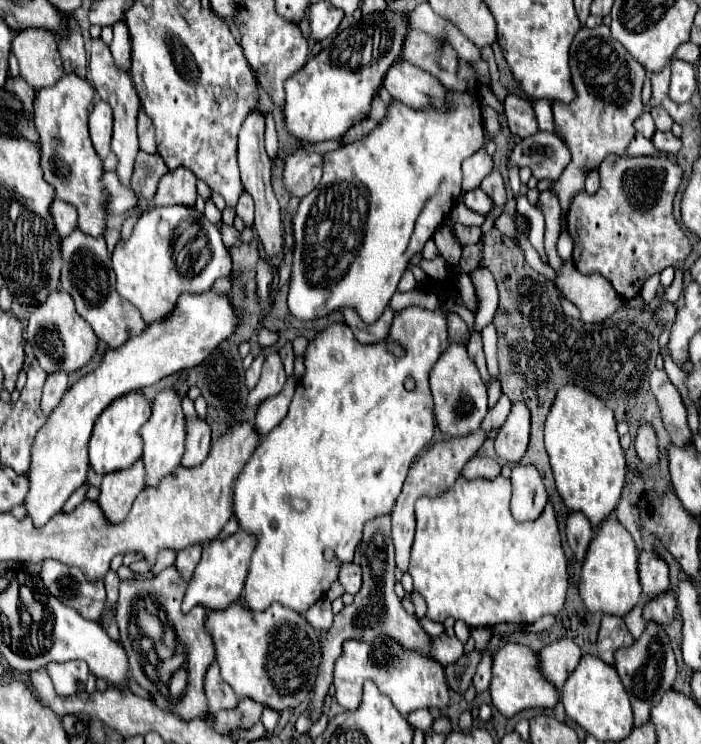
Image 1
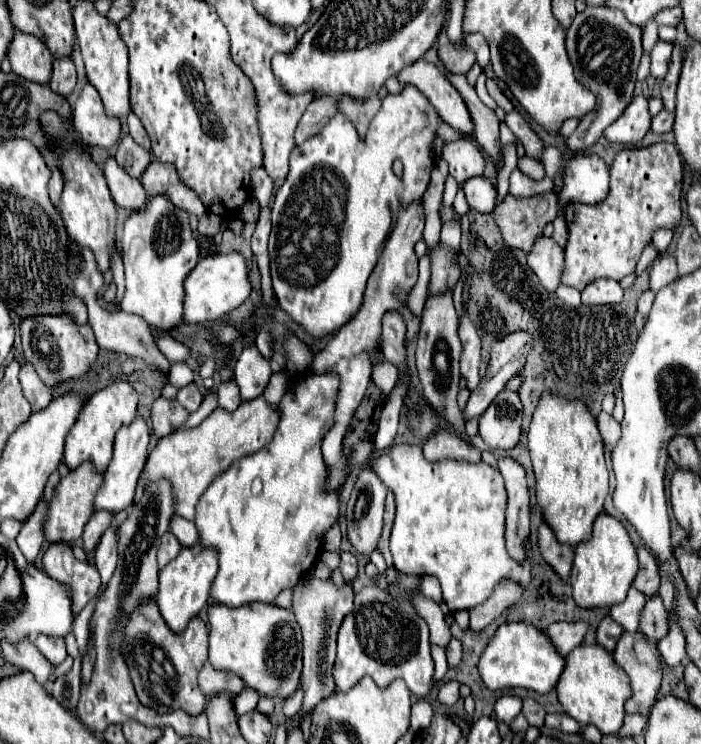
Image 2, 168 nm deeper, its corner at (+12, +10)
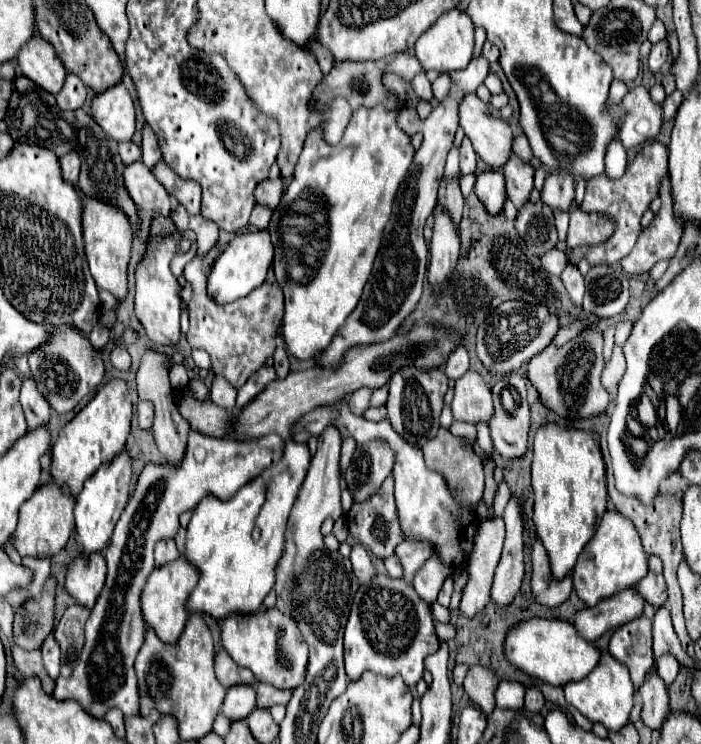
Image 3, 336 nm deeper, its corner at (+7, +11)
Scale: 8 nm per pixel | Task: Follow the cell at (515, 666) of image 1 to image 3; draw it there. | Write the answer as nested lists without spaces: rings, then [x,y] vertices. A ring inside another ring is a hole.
[[[531,618],[511,626],[503,640],[503,654],[511,668],[551,686],[581,680],[589,676],[599,662],[599,650],[591,642],[583,640],[569,622],[545,618]]]

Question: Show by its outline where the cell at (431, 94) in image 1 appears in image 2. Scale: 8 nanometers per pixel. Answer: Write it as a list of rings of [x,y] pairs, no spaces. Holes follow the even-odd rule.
[[[420,57],[398,73],[398,81],[418,87],[422,95],[434,105],[440,119],[456,129],[462,139],[472,137],[474,125],[464,99],[434,63]]]

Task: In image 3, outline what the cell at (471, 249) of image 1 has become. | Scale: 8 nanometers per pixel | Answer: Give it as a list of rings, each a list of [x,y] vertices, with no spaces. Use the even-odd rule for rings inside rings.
[[[467,372],[455,382],[455,398],[451,402],[455,420],[465,420],[471,424],[489,422],[493,414],[493,402],[489,386],[477,372]]]

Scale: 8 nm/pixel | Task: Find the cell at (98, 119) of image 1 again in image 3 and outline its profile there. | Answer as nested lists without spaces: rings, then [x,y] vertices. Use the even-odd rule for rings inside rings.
[[[121,82],[95,94],[91,100],[91,116],[117,142],[131,140],[135,132],[133,100]]]

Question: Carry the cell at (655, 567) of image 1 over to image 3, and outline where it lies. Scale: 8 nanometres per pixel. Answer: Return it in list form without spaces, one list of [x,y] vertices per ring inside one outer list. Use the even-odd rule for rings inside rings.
[[[649,556],[649,572],[637,584],[637,590],[655,608],[665,604],[665,600],[667,600],[667,586],[665,586],[663,564],[661,564],[661,558],[659,556]]]

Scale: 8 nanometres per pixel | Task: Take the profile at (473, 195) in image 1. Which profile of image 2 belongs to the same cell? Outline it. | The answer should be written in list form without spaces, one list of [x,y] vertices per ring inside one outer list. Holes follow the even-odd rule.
[[[472,177],[462,185],[468,205],[480,213],[492,213],[496,207],[496,187],[486,177]]]

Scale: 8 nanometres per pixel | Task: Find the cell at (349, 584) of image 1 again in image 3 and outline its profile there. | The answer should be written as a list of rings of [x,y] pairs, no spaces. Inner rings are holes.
[[[355,544],[351,550],[351,564],[353,564],[353,572],[359,578],[359,582],[367,582],[369,578],[375,576],[375,568],[371,564],[371,558],[367,554],[367,550],[361,544]]]

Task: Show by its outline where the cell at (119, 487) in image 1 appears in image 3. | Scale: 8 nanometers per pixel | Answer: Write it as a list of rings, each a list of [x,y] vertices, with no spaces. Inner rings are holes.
[[[49,482],[35,490],[35,494],[21,506],[19,524],[13,532],[15,546],[21,556],[49,558],[65,548],[67,540],[73,534],[73,500],[75,496],[71,494],[71,490],[57,486],[55,482]]]

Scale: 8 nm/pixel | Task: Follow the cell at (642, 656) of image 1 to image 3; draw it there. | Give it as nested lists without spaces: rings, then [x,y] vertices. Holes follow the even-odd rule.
[[[655,666],[647,672],[643,686],[637,690],[637,698],[643,704],[641,718],[643,718],[645,726],[661,728],[663,720],[669,714],[669,698],[667,698],[667,688],[665,688],[661,676],[657,676]]]

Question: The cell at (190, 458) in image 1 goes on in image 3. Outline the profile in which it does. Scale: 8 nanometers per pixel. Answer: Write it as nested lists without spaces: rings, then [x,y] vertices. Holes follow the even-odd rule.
[[[137,402],[137,422],[143,430],[153,426],[153,404],[149,402]]]

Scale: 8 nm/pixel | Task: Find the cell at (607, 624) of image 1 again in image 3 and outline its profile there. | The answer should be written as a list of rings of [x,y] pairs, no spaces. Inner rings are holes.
[[[639,616],[619,626],[611,636],[609,654],[629,668],[633,686],[639,688],[655,662],[651,652],[651,620]]]

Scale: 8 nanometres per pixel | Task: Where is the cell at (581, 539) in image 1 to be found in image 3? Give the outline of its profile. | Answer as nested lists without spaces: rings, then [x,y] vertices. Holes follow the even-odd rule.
[[[537,540],[531,548],[531,556],[533,556],[533,582],[531,582],[531,590],[537,602],[545,604],[545,606],[561,606],[571,590],[573,590],[573,578],[571,574],[567,574],[563,580],[557,580],[551,574],[551,564],[549,564],[549,556],[545,552],[545,546],[541,544],[541,540]]]

